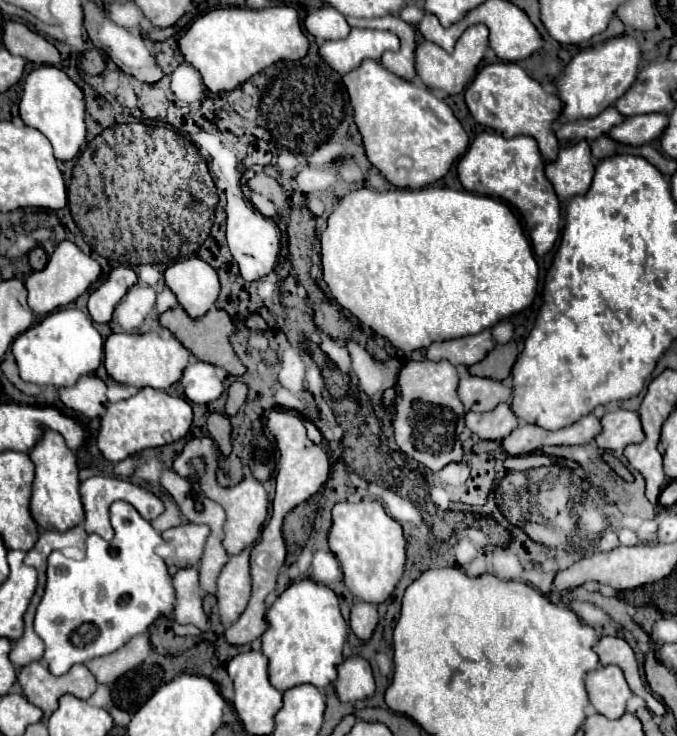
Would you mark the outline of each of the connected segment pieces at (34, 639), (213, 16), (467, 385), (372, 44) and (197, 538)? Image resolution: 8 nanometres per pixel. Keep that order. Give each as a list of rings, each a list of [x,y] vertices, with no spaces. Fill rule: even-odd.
[[[28,611],[28,615],[24,617],[24,635],[12,645],[10,661],[20,665],[20,667],[24,667],[24,665],[30,665],[32,661],[40,661],[42,655],[44,655],[44,643],[34,633],[34,629],[32,629],[32,615]]]
[[[284,4],[268,9],[216,8],[198,17],[180,37],[178,49],[186,63],[200,71],[212,93],[232,91],[274,61],[298,61],[308,53],[308,37],[302,31],[296,9]]]
[[[466,375],[458,383],[458,397],[466,411],[492,411],[496,405],[512,399],[512,387],[504,381]]]
[[[352,29],[346,39],[324,41],[320,45],[320,57],[338,73],[356,69],[364,59],[378,61],[384,51],[396,51],[400,47],[394,33],[376,29]]]
[[[184,523],[162,533],[162,539],[174,547],[174,563],[180,567],[196,567],[204,553],[204,543],[208,539],[210,527]]]

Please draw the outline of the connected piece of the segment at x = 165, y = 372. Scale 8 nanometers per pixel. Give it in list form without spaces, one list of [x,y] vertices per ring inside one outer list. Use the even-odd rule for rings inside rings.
[[[110,333],[104,343],[104,367],[106,373],[124,385],[134,387],[152,387],[152,389],[168,389],[176,381],[180,381],[182,371],[190,359],[190,351],[176,339],[162,339],[156,333]]]

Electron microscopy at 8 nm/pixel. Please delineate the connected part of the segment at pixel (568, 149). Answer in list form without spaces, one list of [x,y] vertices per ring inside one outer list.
[[[588,141],[562,145],[558,159],[546,167],[546,177],[554,185],[560,201],[586,193],[594,177],[594,165]]]

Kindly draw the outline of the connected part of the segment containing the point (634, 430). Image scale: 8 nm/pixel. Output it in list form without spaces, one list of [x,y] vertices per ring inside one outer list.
[[[616,409],[602,417],[602,433],[596,437],[600,449],[622,451],[626,445],[642,441],[644,441],[644,431],[638,413]]]

